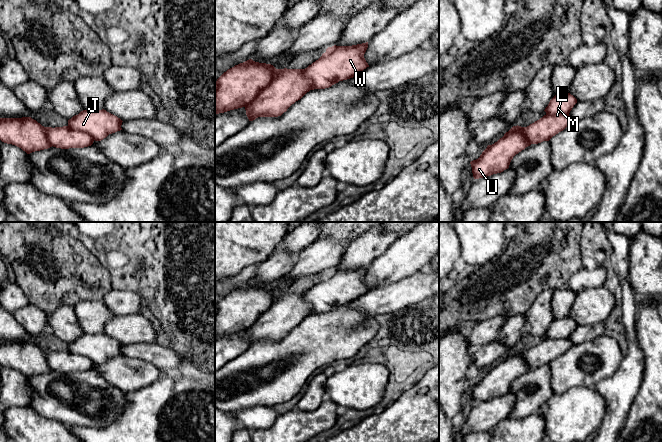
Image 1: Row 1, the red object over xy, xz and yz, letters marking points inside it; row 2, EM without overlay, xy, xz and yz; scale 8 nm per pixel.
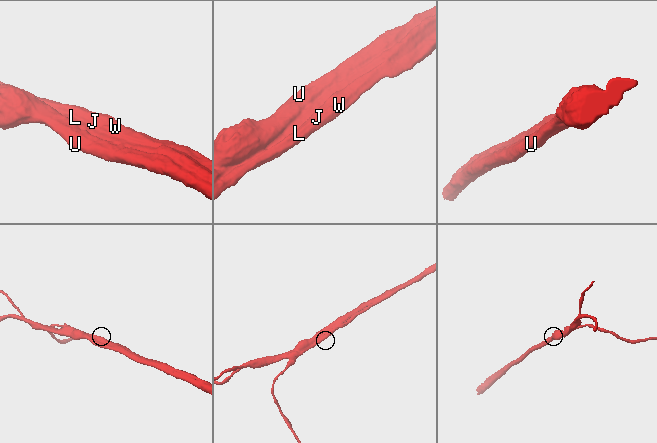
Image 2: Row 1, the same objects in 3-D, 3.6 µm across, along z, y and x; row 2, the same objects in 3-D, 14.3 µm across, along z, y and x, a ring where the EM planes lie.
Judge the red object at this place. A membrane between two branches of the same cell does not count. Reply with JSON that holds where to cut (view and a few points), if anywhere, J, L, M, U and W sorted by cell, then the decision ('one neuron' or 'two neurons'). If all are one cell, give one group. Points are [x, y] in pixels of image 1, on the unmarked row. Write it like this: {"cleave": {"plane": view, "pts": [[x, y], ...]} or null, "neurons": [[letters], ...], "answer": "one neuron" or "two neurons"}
{"cleave": {"plane": "xz", "pts": [[278, 293], [273, 303], [244, 330]]}, "neurons": [["J", "M", "U", "W"], ["L"]], "answer": "two neurons"}

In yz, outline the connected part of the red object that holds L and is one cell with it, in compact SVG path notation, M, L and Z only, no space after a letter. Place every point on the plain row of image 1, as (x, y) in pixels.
M569 338L544 339L529 350L523 351L523 357L530 368L538 368L549 365L573 345Z

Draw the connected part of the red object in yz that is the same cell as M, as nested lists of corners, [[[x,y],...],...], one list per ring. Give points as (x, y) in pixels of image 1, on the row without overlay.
[[[570,317],[555,319],[545,332],[546,339],[569,338],[577,323]]]

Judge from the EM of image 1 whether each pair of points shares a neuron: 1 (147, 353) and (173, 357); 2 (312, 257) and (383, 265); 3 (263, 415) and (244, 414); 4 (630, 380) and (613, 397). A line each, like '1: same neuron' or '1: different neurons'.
1: same neuron
2: different neurons
3: same neuron
4: same neuron

